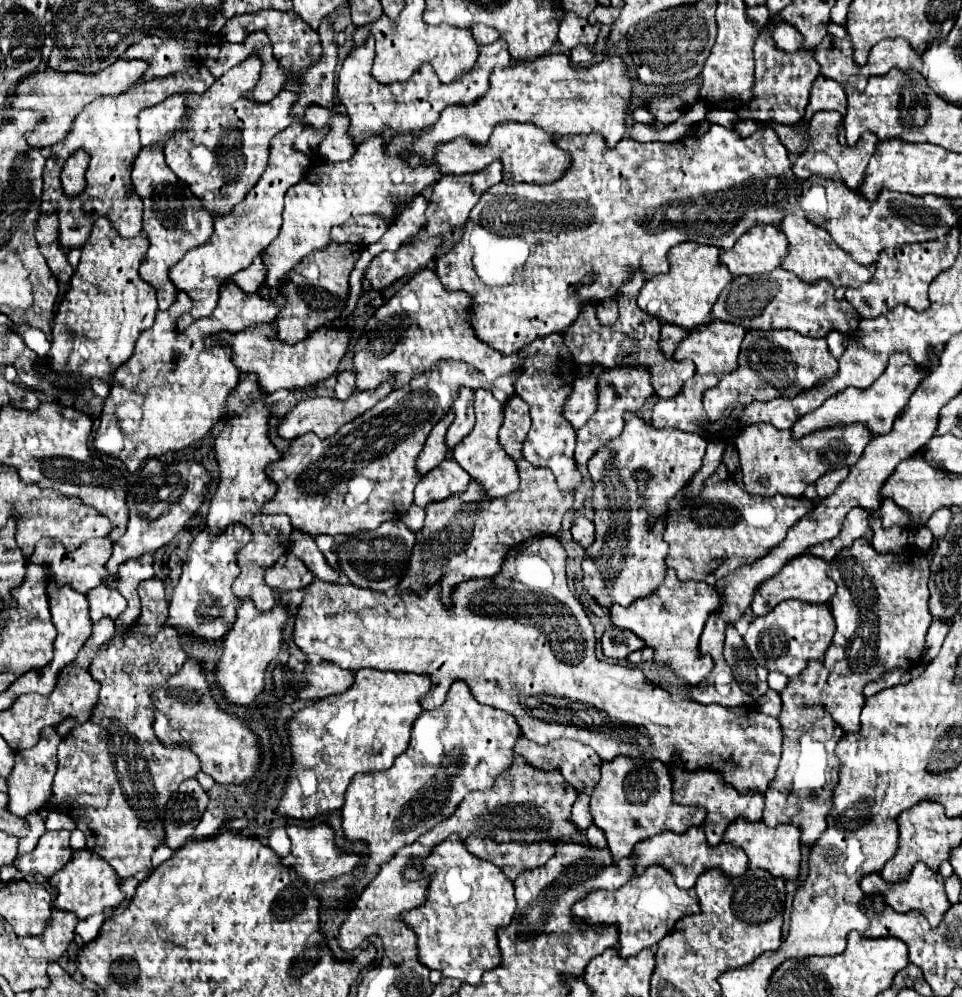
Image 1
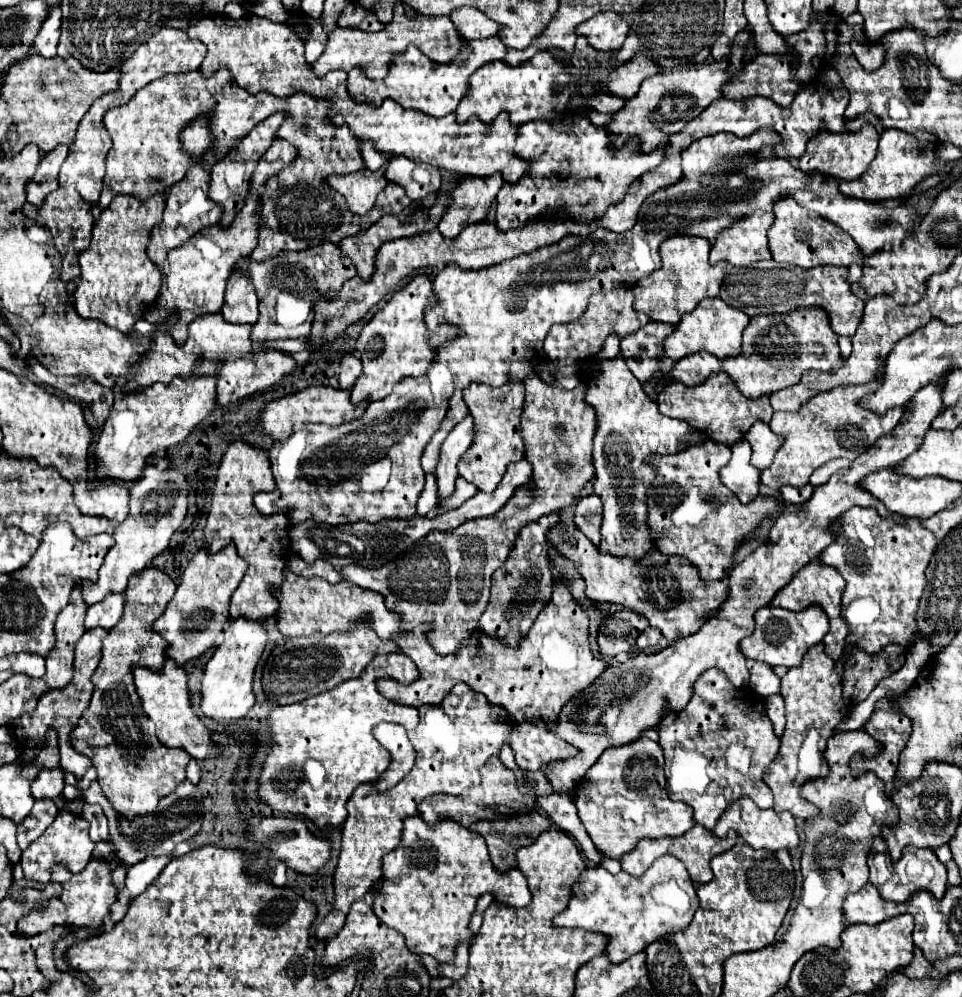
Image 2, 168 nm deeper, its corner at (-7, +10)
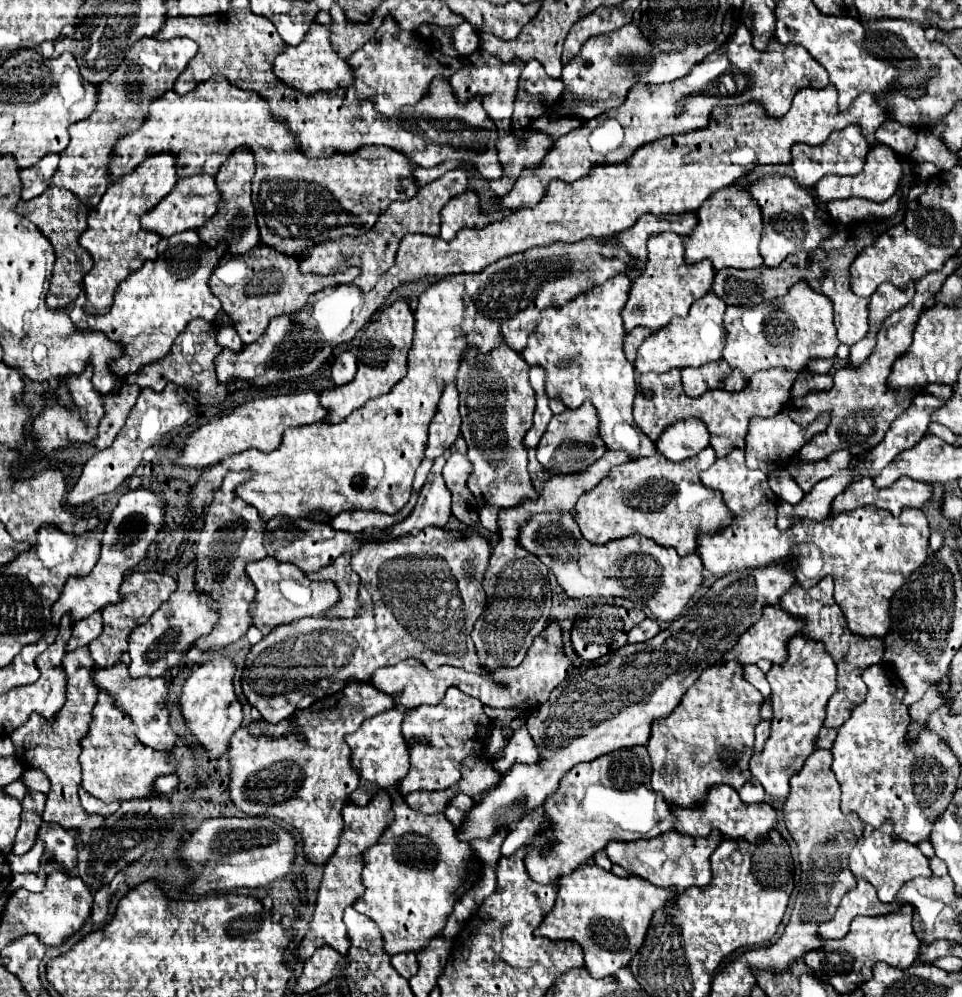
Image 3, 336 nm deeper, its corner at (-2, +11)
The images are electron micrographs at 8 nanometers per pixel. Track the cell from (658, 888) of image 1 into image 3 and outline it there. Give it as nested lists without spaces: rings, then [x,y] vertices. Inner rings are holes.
[[[581,865],[561,877],[555,907],[535,933],[553,941],[577,941],[585,951],[585,967],[595,979],[601,979],[629,965],[645,939],[653,913],[667,907],[675,897],[677,889],[673,887],[657,887],[643,877],[617,877],[597,865]]]

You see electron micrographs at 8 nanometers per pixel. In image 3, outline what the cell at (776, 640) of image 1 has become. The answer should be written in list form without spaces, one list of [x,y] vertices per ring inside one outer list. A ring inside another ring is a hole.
[[[765,605],[763,617],[741,635],[741,641],[737,641],[737,645],[731,651],[727,651],[723,659],[725,661],[733,661],[735,659],[735,661],[739,661],[743,665],[757,663],[759,659],[767,659],[771,663],[785,663],[785,657],[789,657],[785,645],[789,643],[791,637],[801,633],[803,627],[805,627],[805,621],[797,621],[797,617],[789,617],[789,613],[785,613],[781,607]]]

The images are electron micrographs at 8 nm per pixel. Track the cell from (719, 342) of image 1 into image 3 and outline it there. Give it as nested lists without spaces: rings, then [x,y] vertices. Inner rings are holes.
[[[709,291],[705,297],[697,299],[691,305],[691,311],[687,317],[675,317],[667,327],[659,329],[651,337],[643,341],[643,345],[637,351],[635,369],[639,373],[667,373],[669,369],[677,367],[699,367],[709,361],[721,359],[721,349],[725,347],[725,327],[723,327],[723,315],[725,315],[725,301],[719,299],[713,291]]]

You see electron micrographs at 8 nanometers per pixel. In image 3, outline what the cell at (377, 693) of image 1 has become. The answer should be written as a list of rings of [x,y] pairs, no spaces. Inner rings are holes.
[[[351,679],[333,697],[317,701],[307,709],[297,709],[297,715],[293,717],[293,729],[297,729],[297,733],[303,735],[305,741],[297,739],[293,733],[285,737],[269,737],[269,735],[253,737],[249,733],[249,725],[241,725],[237,733],[233,733],[231,737],[231,751],[229,751],[231,755],[229,789],[233,803],[247,815],[279,817],[285,823],[293,825],[303,837],[303,849],[307,859],[313,863],[325,863],[339,843],[339,835],[343,829],[341,809],[349,799],[349,793],[357,789],[357,769],[353,769],[353,761],[349,761],[351,749],[349,745],[345,745],[345,735],[353,733],[365,719],[375,717],[389,709],[393,707],[387,707],[387,695],[371,691],[369,683]]]

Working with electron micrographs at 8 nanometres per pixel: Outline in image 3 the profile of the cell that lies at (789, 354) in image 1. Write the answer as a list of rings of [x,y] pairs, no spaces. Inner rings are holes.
[[[803,281],[793,285],[781,299],[763,301],[753,307],[727,307],[723,319],[727,329],[723,359],[729,367],[741,369],[745,381],[749,381],[753,373],[767,369],[781,369],[797,375],[813,359],[833,359],[839,347],[831,301],[811,291]]]

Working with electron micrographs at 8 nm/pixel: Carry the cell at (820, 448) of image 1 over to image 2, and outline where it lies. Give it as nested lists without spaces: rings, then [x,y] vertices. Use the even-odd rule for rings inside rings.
[[[878,368],[878,376],[862,386],[838,386],[830,392],[822,392],[808,400],[798,412],[774,412],[770,428],[776,434],[782,434],[786,440],[778,450],[772,466],[762,470],[762,484],[780,490],[782,486],[802,488],[808,484],[808,478],[816,468],[826,464],[832,458],[854,460],[864,454],[878,438],[890,434],[900,422],[904,408],[892,408],[884,416],[878,416],[872,410],[860,406],[860,400],[874,394],[882,382],[884,368]]]

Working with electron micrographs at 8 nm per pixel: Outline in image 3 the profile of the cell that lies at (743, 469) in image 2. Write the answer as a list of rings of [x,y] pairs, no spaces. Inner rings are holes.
[[[733,449],[727,457],[717,459],[715,465],[701,473],[701,483],[709,489],[719,489],[727,507],[737,517],[731,527],[717,533],[717,547],[711,547],[711,535],[701,535],[699,555],[707,571],[721,577],[745,567],[753,569],[771,561],[781,561],[785,553],[791,551],[797,559],[797,583],[806,589],[818,583],[818,575],[833,575],[835,601],[855,635],[885,637],[885,633],[889,633],[889,601],[893,599],[893,593],[905,585],[911,573],[927,559],[929,525],[923,511],[905,509],[899,517],[893,517],[891,513],[869,505],[831,515],[827,521],[819,523],[801,519],[791,529],[779,531],[775,511],[777,497],[763,471],[745,467],[743,449]]]

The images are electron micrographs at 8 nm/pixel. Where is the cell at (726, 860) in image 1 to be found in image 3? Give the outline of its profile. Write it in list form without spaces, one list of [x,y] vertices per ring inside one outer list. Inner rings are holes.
[[[677,831],[663,833],[661,837],[653,837],[653,841],[631,841],[631,843],[609,843],[605,847],[611,863],[621,865],[627,873],[643,877],[653,885],[671,885],[677,889],[687,887],[701,887],[711,881],[711,867],[709,857],[721,843],[721,833],[711,831],[707,837],[687,837]]]

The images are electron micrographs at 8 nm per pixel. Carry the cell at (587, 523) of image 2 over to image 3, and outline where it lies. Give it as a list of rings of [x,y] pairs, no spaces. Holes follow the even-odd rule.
[[[711,445],[699,455],[677,463],[661,453],[627,461],[611,469],[597,487],[581,495],[571,515],[589,543],[601,545],[629,535],[643,535],[659,545],[675,547],[681,557],[695,553],[699,549],[699,533],[719,533],[735,521],[721,493],[699,481],[699,473],[713,463],[715,449]]]

